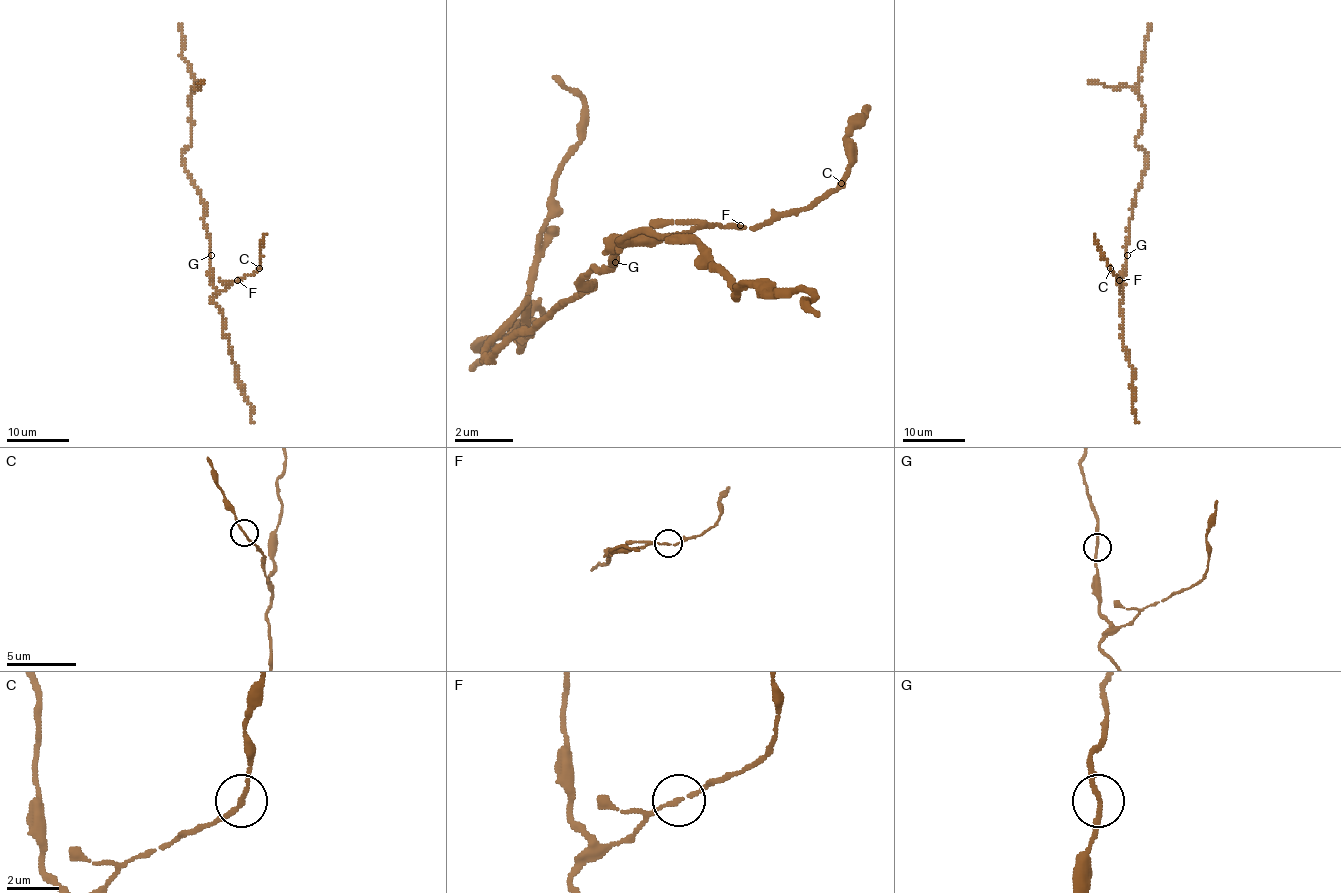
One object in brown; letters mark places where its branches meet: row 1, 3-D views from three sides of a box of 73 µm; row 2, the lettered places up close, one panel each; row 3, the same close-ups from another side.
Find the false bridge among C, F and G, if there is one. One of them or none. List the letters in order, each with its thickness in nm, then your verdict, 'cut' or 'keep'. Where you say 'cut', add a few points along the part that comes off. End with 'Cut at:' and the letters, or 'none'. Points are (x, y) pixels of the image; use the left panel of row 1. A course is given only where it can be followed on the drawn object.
C: calibre 140 nm; cut; course (259, 268), (264, 233)
F: calibre 140 nm; keep
G: calibre 180 nm; keep
Cut at: C

